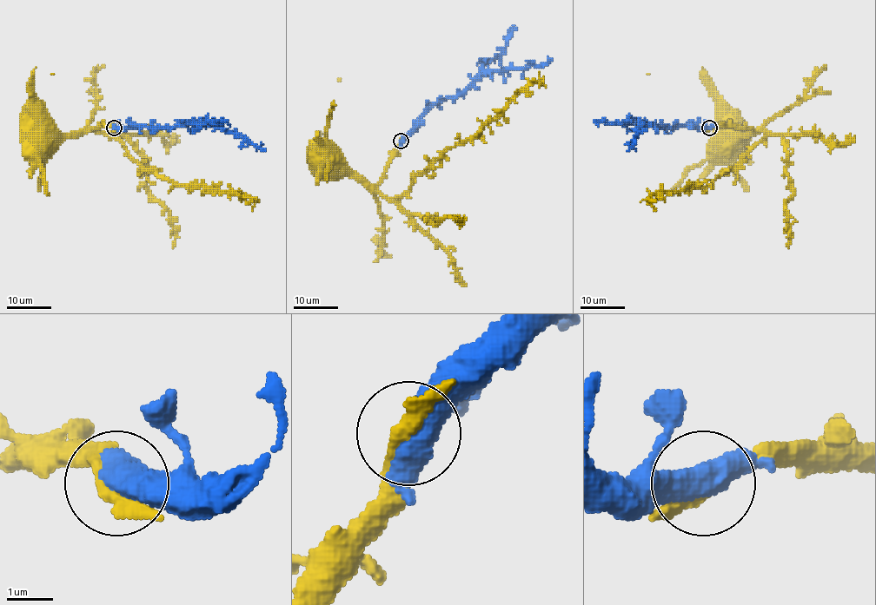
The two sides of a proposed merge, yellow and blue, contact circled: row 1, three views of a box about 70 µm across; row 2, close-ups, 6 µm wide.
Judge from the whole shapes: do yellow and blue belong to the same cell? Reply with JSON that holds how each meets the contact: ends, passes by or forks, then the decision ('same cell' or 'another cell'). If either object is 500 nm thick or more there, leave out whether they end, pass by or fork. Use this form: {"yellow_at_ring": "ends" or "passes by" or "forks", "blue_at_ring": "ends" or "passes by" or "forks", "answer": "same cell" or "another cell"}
{"answer": "same cell"}

